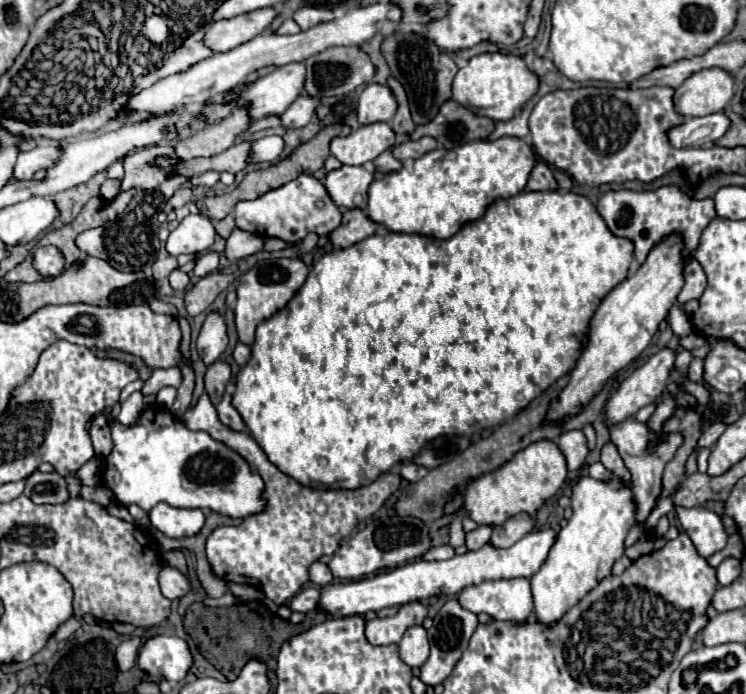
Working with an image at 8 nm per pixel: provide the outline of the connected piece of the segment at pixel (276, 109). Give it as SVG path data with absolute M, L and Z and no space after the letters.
M291 62L291 64L279 66L271 74L257 78L253 84L247 84L241 92L227 90L221 96L221 102L223 104L235 104L237 108L247 108L249 120L253 120L253 122L259 118L265 118L265 116L273 116L273 114L279 116L303 92L303 74L305 74L303 62Z

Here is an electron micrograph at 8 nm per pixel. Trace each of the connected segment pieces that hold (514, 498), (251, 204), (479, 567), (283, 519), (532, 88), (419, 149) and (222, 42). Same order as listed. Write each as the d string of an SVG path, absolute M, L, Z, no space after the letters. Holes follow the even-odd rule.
M537 440L527 448L519 450L509 462L505 462L497 470L471 480L467 484L465 508L477 524L487 524L487 526L499 526L519 512L537 514L543 502L561 488L565 476L567 476L567 466L559 446L551 440Z
M301 174L299 178L275 190L269 190L255 200L241 200L235 206L233 216L235 216L237 228L263 234L265 238L281 238L289 244L303 240L309 232L327 236L341 222L341 210L331 202L331 198L327 198L323 184L309 174ZM317 202L323 202L323 208L317 208Z
M537 530L525 534L509 548L495 548L493 544L485 544L479 550L469 550L463 556L453 556L449 560L435 560L425 562L417 560L405 566L399 566L391 572L381 572L357 582L335 582L321 588L319 610L331 616L363 616L365 612L381 610L387 606L401 606L415 600L425 600L435 594L457 596L465 586L479 584L483 580L497 580L497 578L519 578L519 576L533 576L539 566L545 562L551 546L555 542L553 530Z
M207 394L199 398L197 406L191 406L185 412L183 424L191 430L207 432L211 438L241 454L247 464L263 478L263 512L245 516L237 526L215 528L207 540L207 558L217 578L253 586L265 592L267 598L277 606L287 604L301 590L301 586L309 580L309 566L317 562L327 552L327 548L331 548L333 554L339 548L339 542L355 530L357 522L361 518L373 516L385 504L385 500L399 490L401 484L399 474L385 472L369 486L357 490L311 490L307 486L301 486L291 476L283 474L273 462L269 462L251 434L235 432L229 426L221 424L217 410ZM319 502L325 504L323 514L317 512Z
M479 54L469 60L465 68L459 68L453 80L453 100L461 106L467 106L475 114L483 114L495 122L511 120L521 106L533 98L537 92L539 80L525 66L523 58L515 54Z
M423 136L419 140L407 140L405 144L399 144L393 148L393 156L397 160L407 160L407 158L421 158L423 154L431 152L437 148L437 140L431 136Z
M259 8L223 22L215 22L205 34L205 42L213 52L227 52L259 36L277 18L275 8Z

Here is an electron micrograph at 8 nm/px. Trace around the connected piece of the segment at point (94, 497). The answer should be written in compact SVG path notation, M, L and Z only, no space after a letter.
M83 486L81 488L81 496L85 500L91 500L91 502L97 502L101 506L107 506L111 500L113 500L113 494L109 488L103 488L103 486Z

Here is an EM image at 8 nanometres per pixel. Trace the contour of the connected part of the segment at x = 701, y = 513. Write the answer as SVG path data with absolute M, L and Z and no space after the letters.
M677 508L677 518L703 558L709 558L725 546L727 534L715 512L705 508Z

